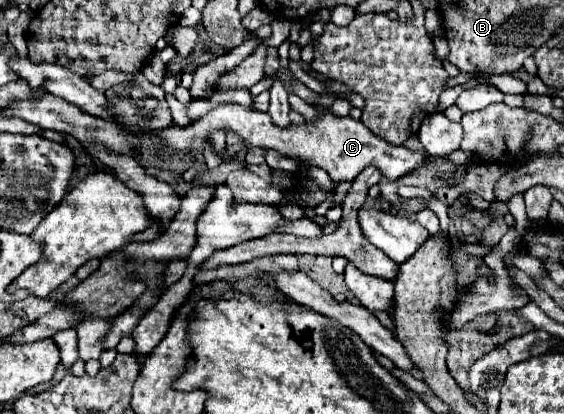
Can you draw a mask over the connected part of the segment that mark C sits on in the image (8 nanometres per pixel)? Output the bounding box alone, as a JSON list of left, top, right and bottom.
[161,106,429,190]

